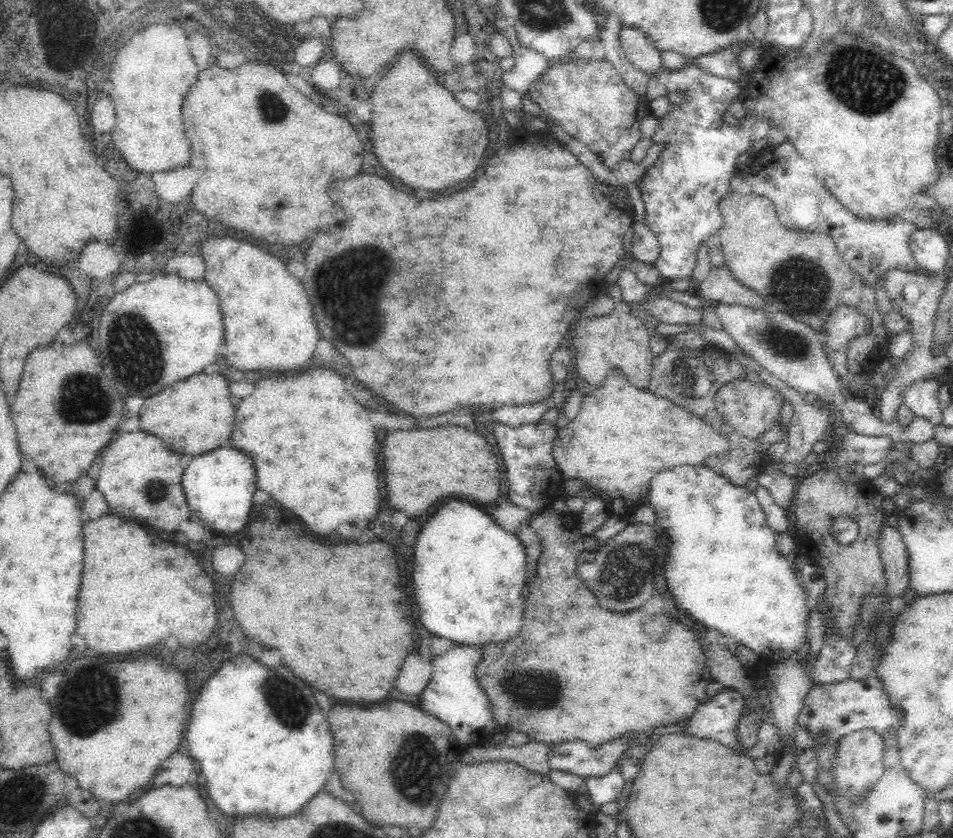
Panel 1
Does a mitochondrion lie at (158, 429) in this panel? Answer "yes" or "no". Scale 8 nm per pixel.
no

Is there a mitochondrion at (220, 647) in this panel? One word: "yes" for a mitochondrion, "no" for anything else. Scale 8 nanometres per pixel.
no

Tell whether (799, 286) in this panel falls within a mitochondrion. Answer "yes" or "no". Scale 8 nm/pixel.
yes

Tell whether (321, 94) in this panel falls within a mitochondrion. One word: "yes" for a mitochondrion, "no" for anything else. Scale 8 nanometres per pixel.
no

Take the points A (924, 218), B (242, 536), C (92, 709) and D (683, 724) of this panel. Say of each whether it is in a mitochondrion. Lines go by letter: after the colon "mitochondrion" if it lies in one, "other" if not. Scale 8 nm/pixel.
A: other
B: other
C: mitochondrion
D: other

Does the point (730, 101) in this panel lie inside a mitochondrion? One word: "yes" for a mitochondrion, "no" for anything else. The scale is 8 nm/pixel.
no

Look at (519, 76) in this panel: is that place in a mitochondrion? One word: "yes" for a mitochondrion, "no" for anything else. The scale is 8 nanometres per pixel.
no

